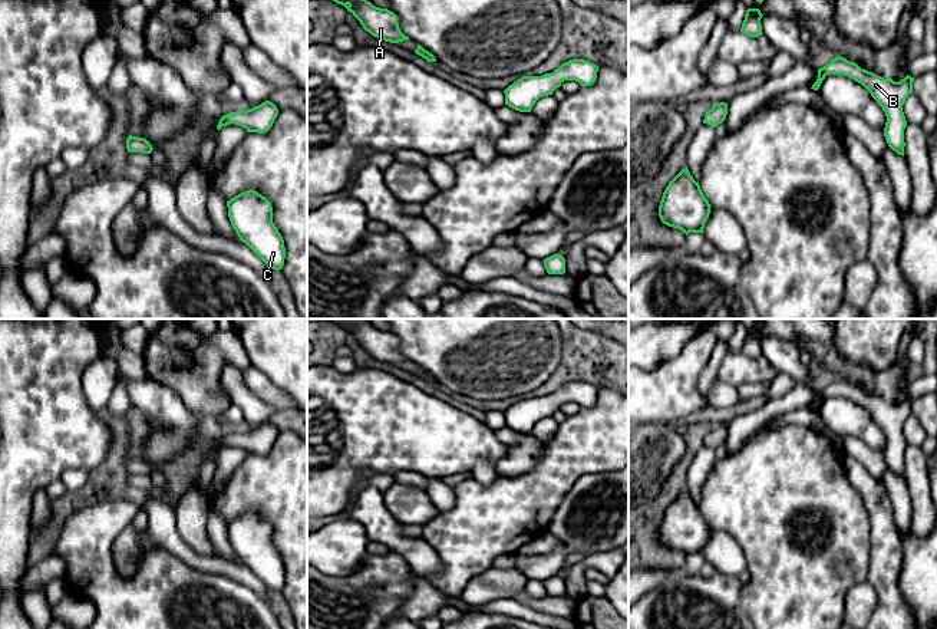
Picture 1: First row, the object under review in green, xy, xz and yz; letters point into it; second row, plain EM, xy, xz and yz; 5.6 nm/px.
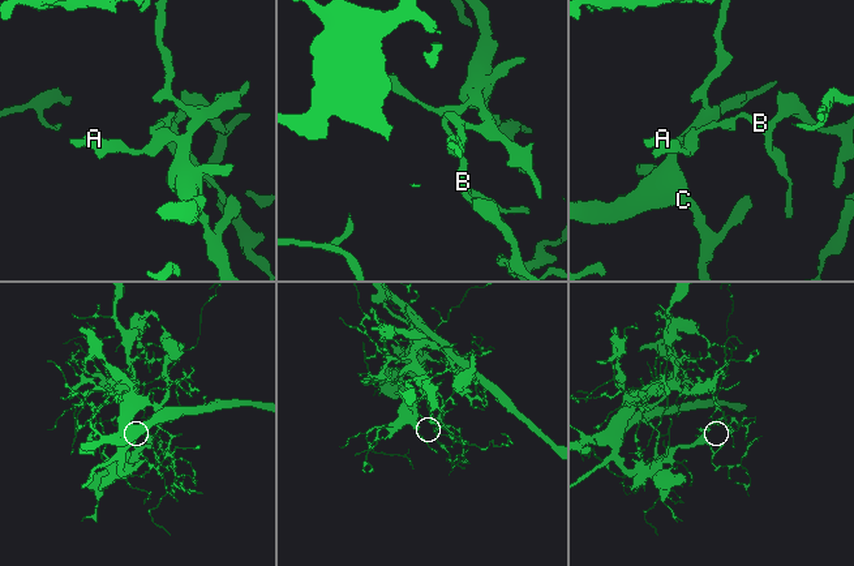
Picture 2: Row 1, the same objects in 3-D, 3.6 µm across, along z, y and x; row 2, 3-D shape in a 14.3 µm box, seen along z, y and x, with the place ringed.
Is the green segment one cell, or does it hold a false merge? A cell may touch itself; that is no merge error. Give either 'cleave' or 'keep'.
keep

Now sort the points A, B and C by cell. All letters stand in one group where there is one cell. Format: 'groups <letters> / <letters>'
groups A B C

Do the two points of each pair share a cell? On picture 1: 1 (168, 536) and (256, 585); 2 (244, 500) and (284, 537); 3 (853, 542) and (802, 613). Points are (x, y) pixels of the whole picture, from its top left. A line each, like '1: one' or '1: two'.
1: one
2: one
3: one

